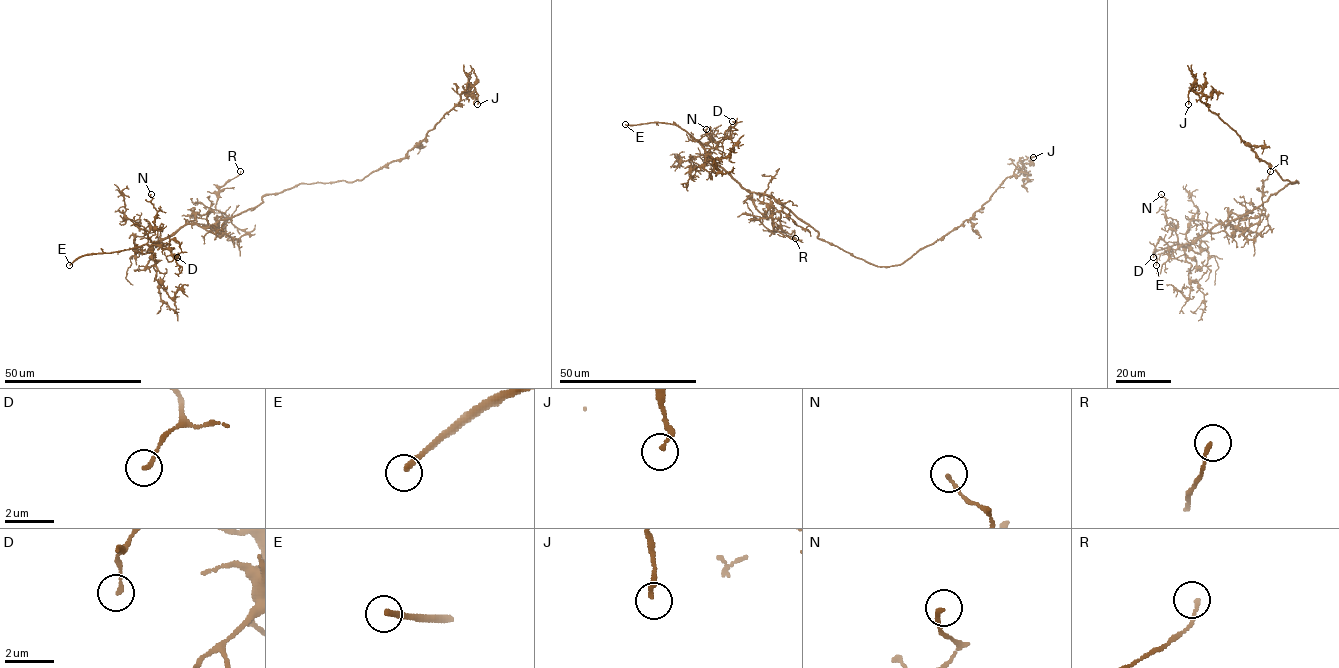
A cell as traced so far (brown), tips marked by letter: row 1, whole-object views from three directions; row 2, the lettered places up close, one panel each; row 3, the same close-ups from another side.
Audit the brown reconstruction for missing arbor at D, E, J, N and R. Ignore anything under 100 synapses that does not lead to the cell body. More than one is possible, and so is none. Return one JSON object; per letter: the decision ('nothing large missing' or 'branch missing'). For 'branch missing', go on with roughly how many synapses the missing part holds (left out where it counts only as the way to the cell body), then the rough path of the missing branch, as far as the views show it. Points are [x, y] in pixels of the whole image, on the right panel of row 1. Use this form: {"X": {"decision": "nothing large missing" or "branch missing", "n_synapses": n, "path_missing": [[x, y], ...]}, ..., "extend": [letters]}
{"D": {"decision": "nothing large missing"}, "E": {"decision": "branch missing", "path_missing": [[1156, 265], [1155, 271], [1182, 297]]}, "J": {"decision": "nothing large missing"}, "N": {"decision": "nothing large missing"}, "R": {"decision": "nothing large missing"}, "extend": ["E"]}

